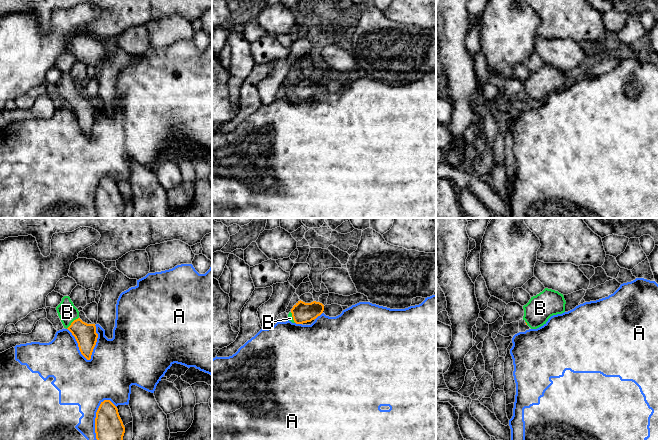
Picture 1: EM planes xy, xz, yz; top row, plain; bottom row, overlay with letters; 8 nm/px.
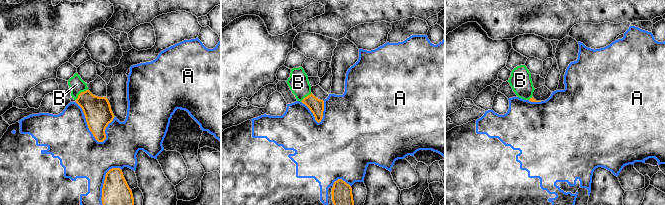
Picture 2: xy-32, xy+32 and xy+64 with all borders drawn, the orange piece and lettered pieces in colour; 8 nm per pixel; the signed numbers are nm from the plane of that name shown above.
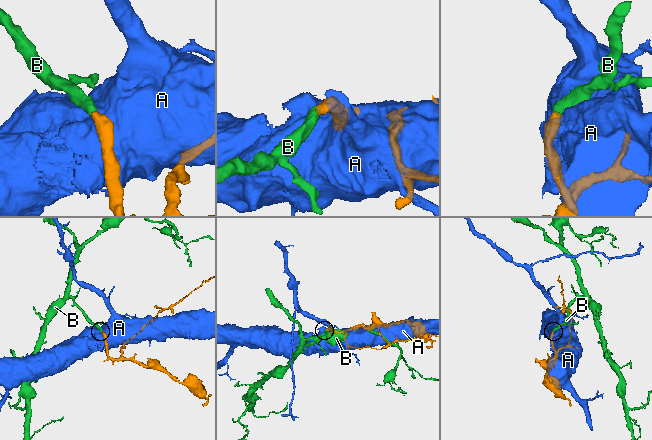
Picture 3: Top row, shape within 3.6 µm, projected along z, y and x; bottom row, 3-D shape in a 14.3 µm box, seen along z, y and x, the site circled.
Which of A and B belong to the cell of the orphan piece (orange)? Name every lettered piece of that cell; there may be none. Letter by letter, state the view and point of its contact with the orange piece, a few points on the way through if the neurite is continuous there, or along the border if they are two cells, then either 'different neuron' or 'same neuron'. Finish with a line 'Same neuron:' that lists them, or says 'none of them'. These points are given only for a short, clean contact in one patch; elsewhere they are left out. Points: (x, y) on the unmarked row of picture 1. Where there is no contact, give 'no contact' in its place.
A: meets orange in xy at (78, 121); different neuron
B: meets orange in xy at (72, 98); runs through xy (85, 110), (72, 98), (67, 88); same neuron
Same neuron: B

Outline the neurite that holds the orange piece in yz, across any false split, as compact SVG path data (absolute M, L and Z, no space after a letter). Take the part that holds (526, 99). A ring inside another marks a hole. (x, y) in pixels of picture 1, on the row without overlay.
M545 64L523 82L523 96L531 105L537 105L546 100L551 92L564 89L565 80L563 70Z

